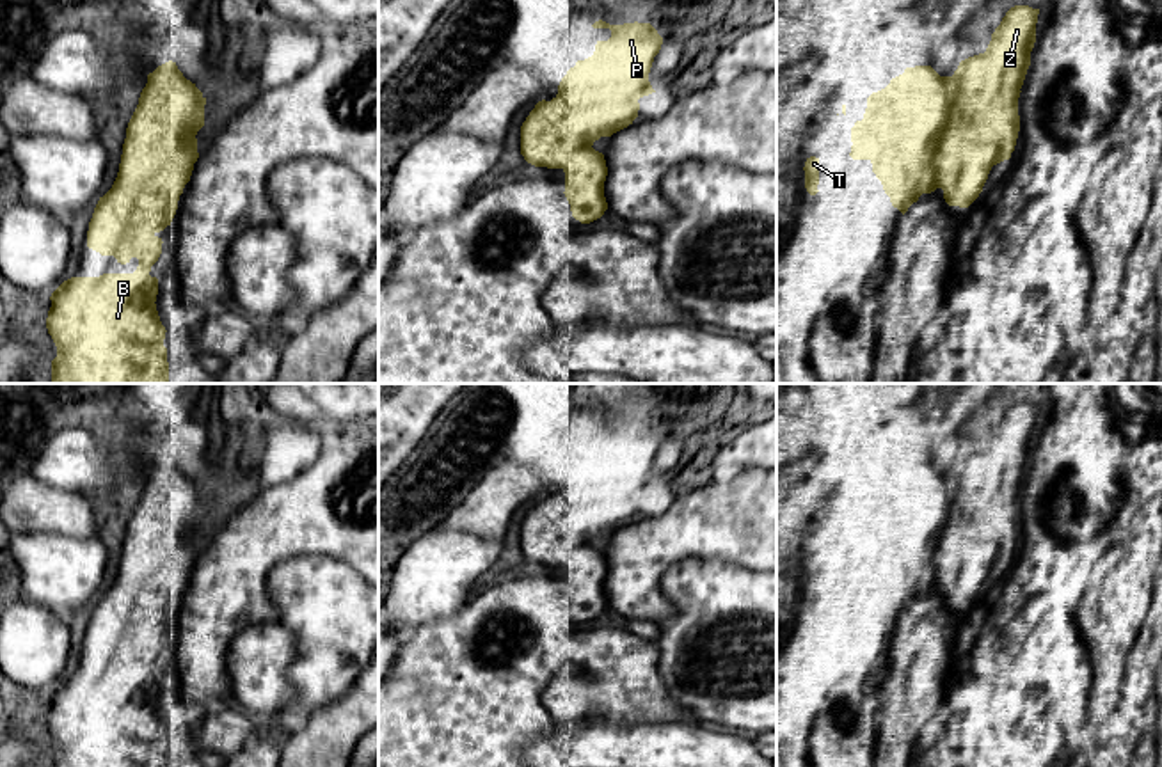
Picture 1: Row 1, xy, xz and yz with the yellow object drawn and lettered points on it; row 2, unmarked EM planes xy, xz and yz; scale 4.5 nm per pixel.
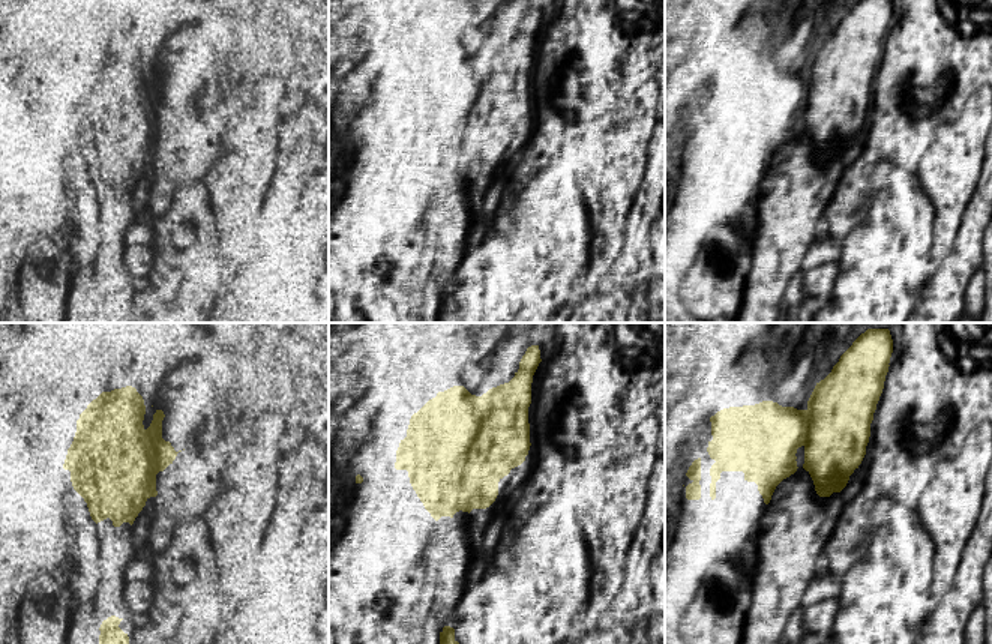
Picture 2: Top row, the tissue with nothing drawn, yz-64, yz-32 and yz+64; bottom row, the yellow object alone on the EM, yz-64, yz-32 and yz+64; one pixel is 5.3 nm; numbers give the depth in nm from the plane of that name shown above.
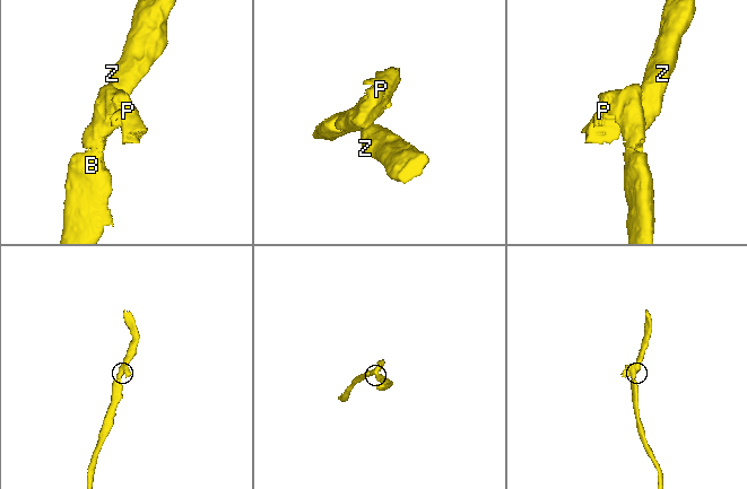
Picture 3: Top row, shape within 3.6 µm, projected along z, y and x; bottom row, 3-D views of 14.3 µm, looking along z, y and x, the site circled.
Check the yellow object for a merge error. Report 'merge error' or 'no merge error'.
no merge error

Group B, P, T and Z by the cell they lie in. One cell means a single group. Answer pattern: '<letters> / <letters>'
B P T Z

